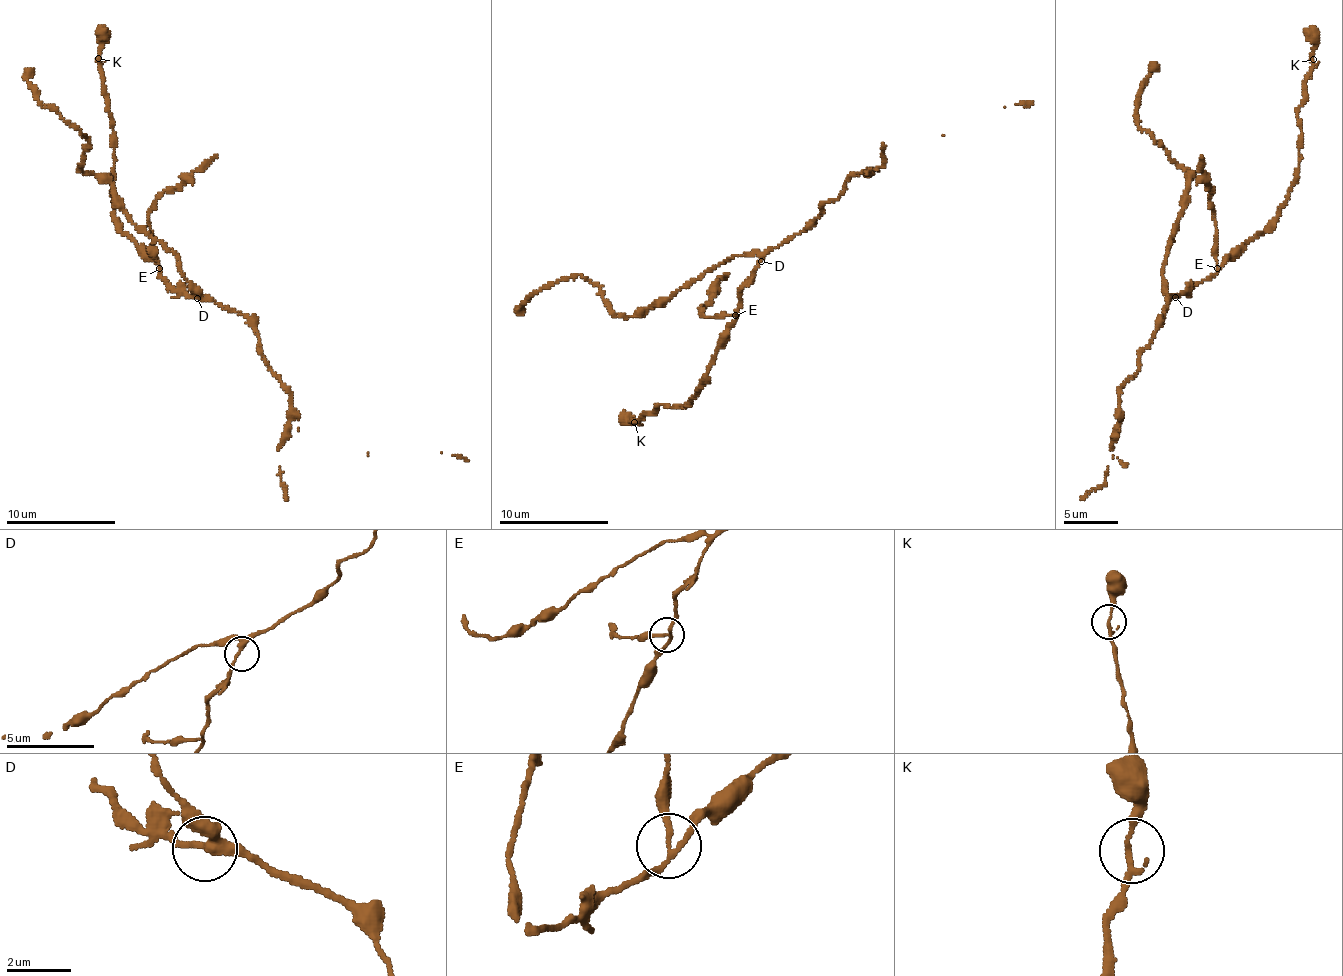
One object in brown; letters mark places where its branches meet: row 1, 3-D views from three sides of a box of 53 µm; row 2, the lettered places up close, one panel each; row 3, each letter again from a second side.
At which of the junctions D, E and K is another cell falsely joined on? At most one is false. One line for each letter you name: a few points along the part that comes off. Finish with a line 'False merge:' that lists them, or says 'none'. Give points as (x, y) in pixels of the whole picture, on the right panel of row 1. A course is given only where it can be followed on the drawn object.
E: course (1217, 269), (1213, 192), (1200, 169), (1202, 156)
False merge: E

